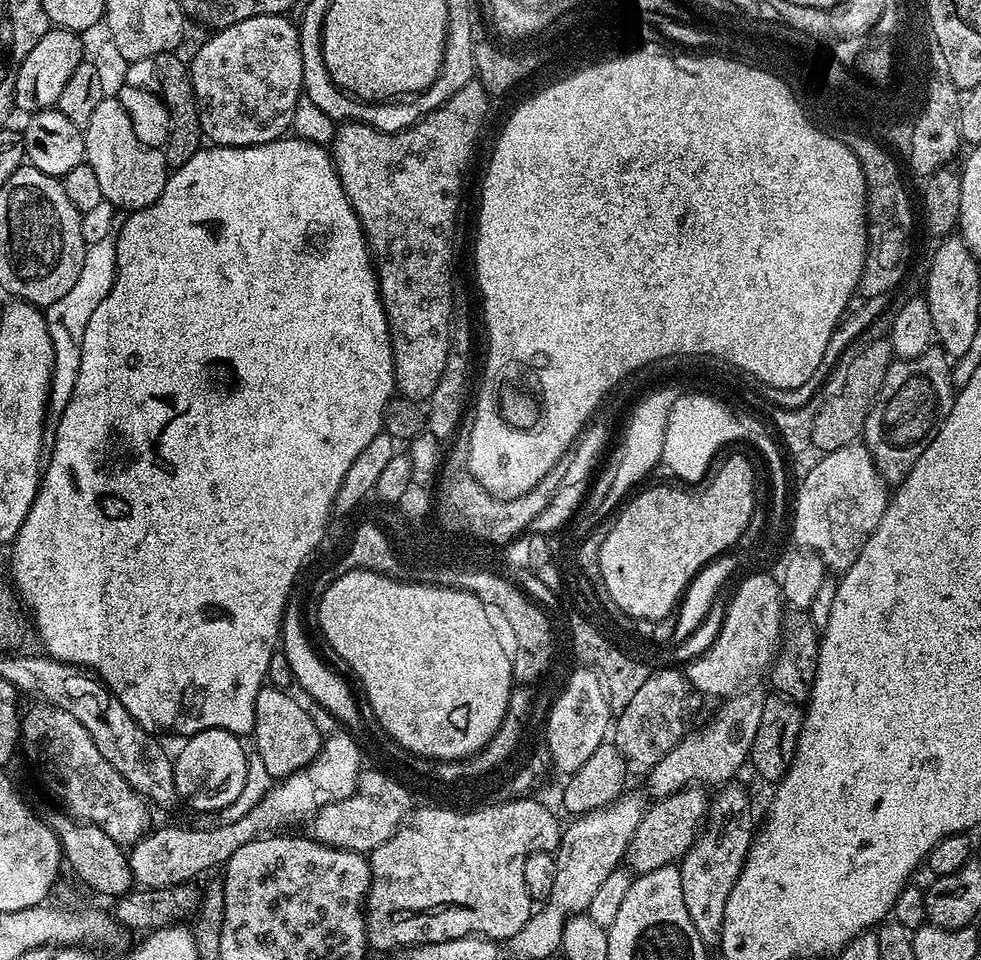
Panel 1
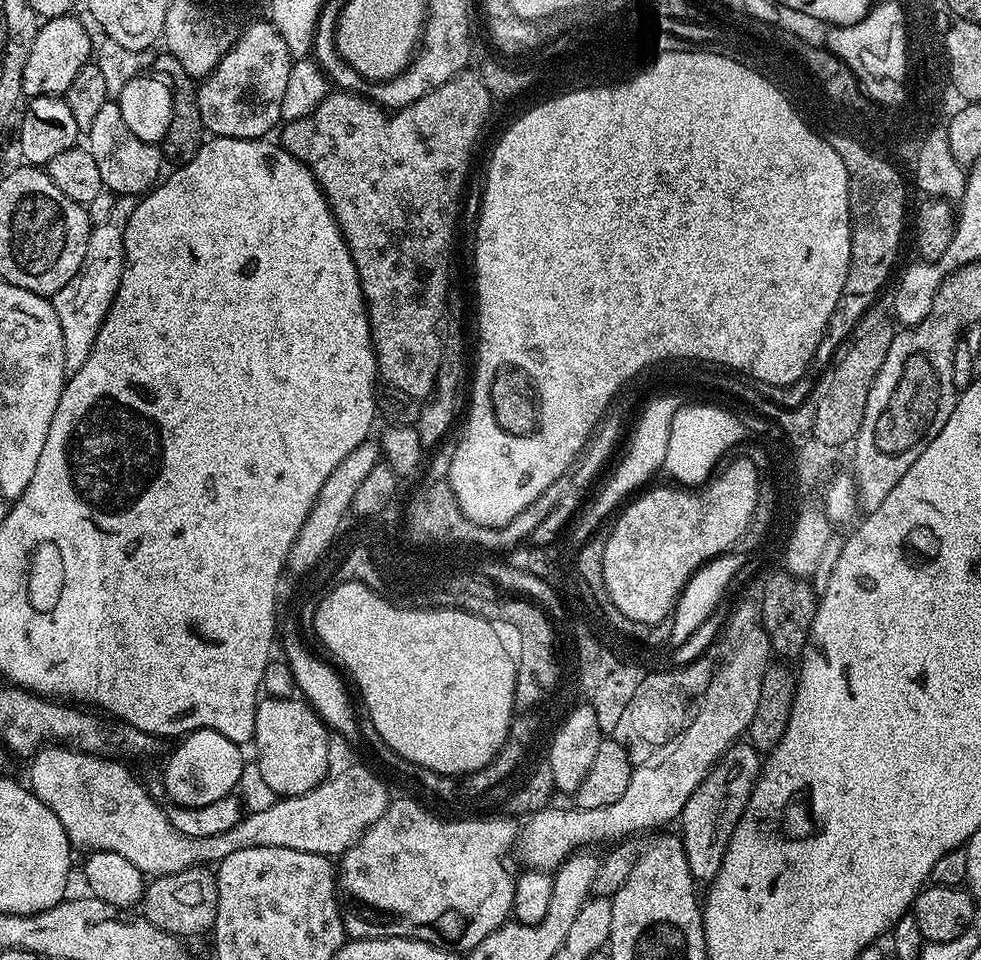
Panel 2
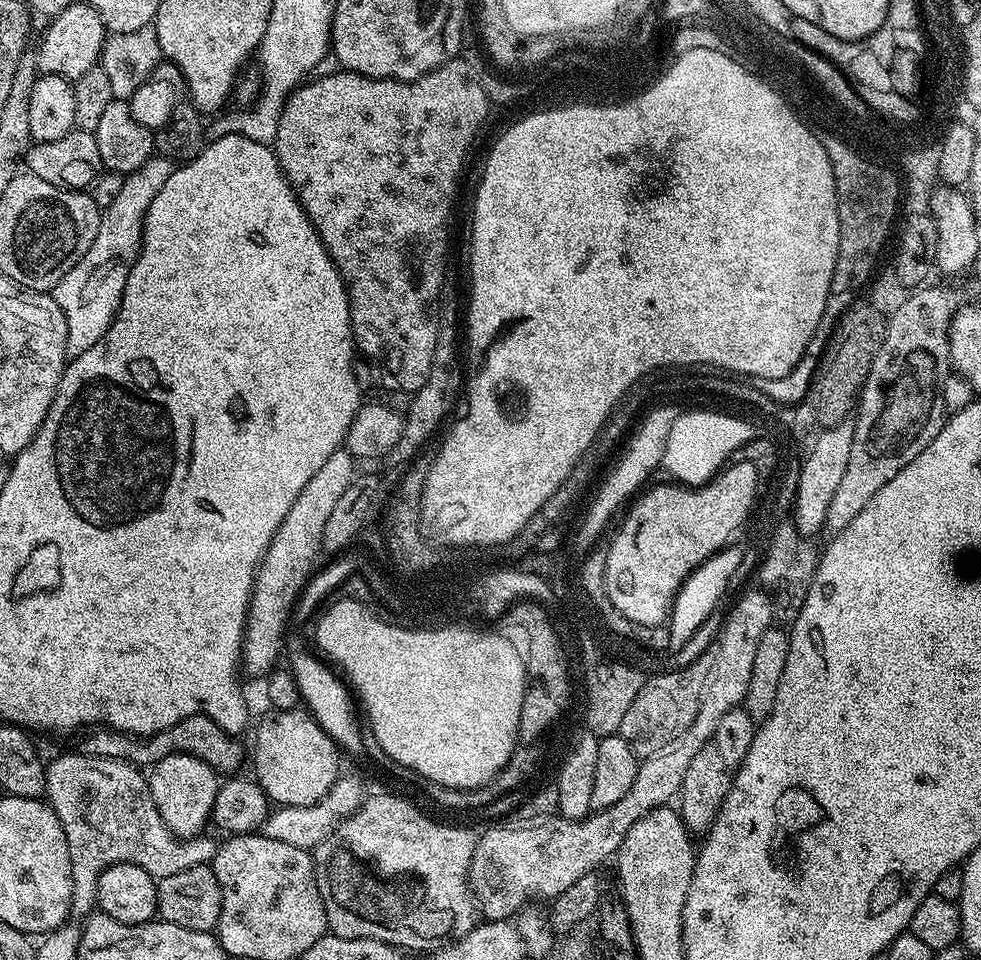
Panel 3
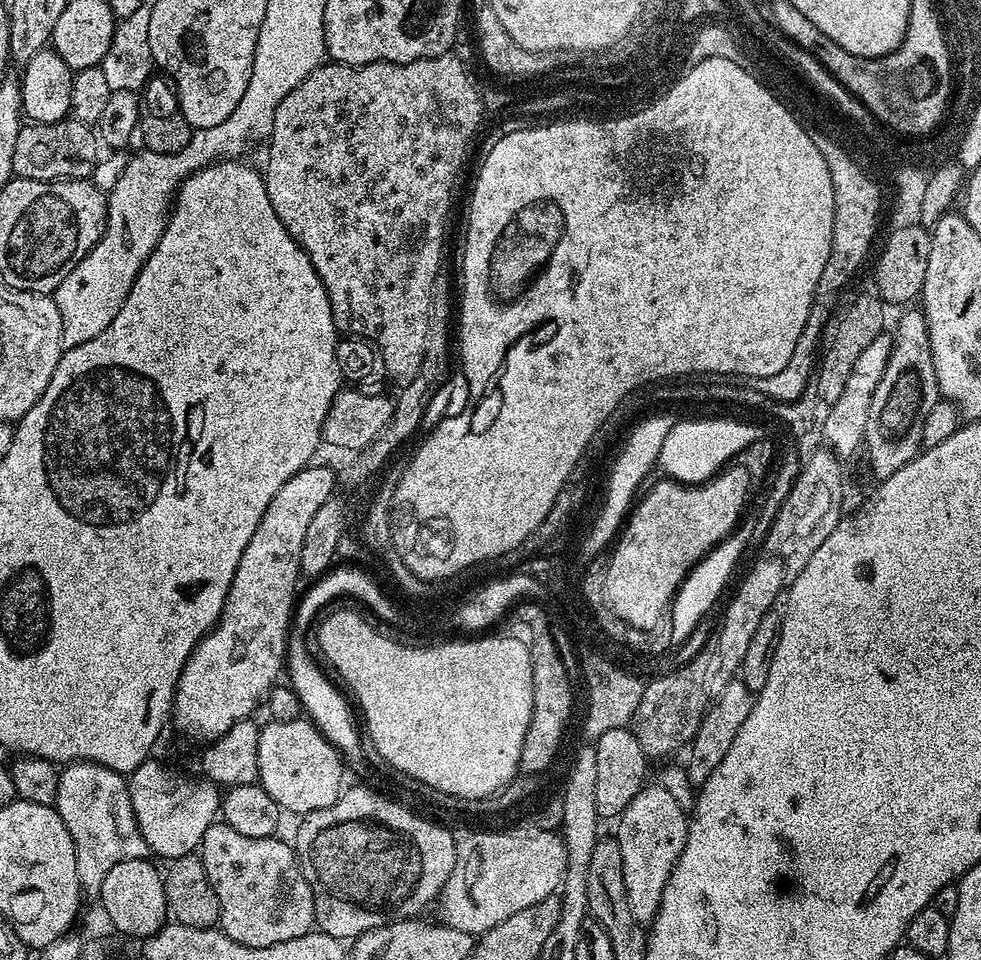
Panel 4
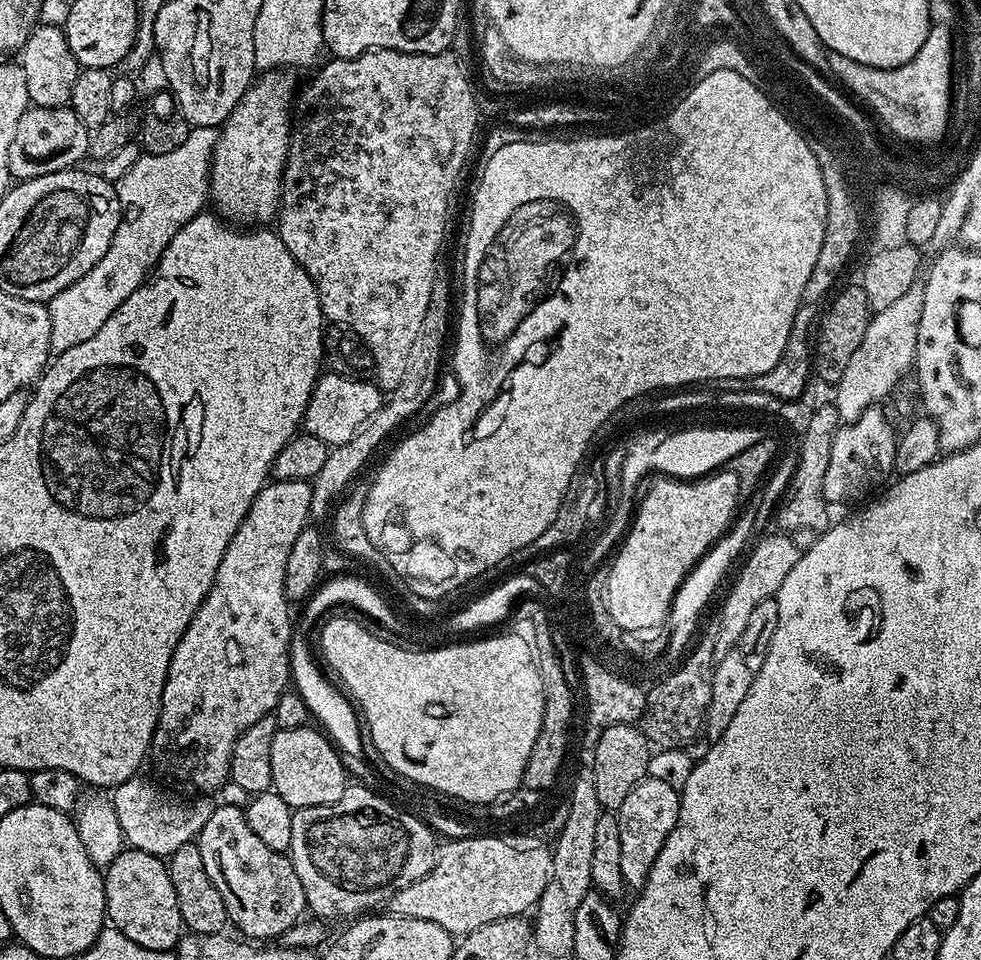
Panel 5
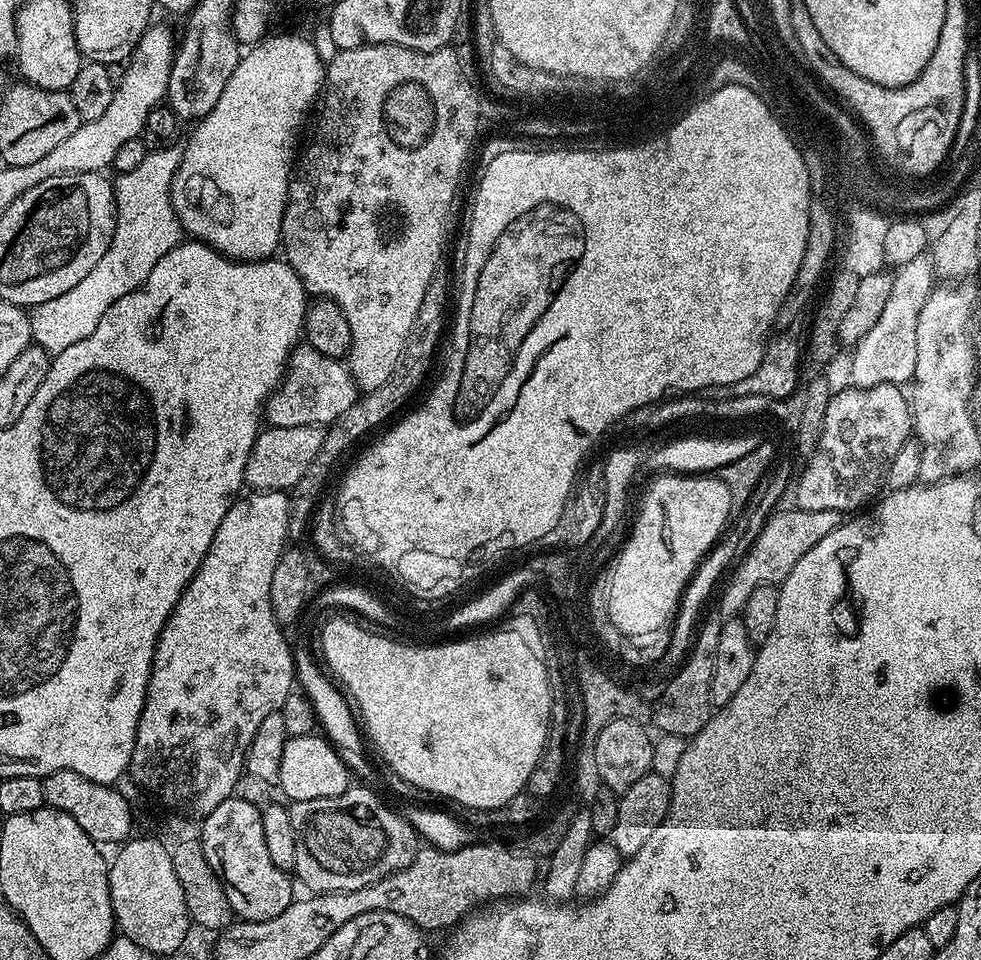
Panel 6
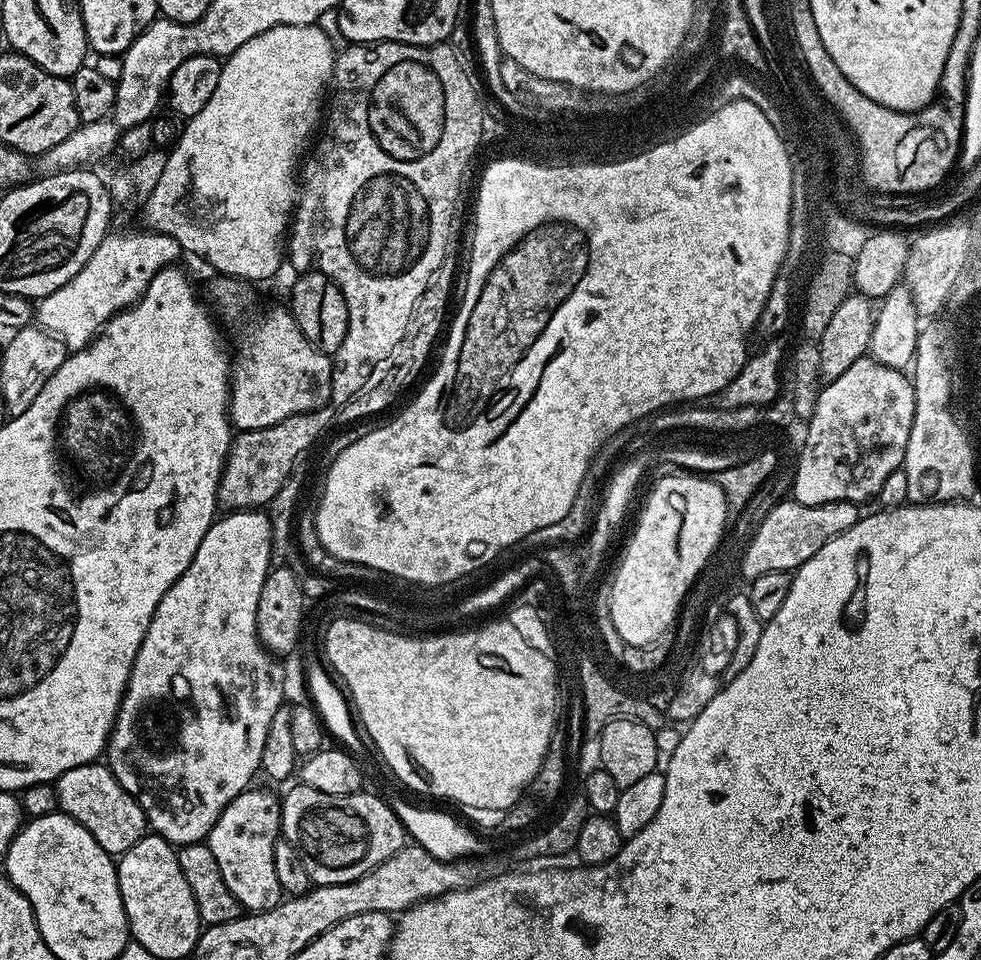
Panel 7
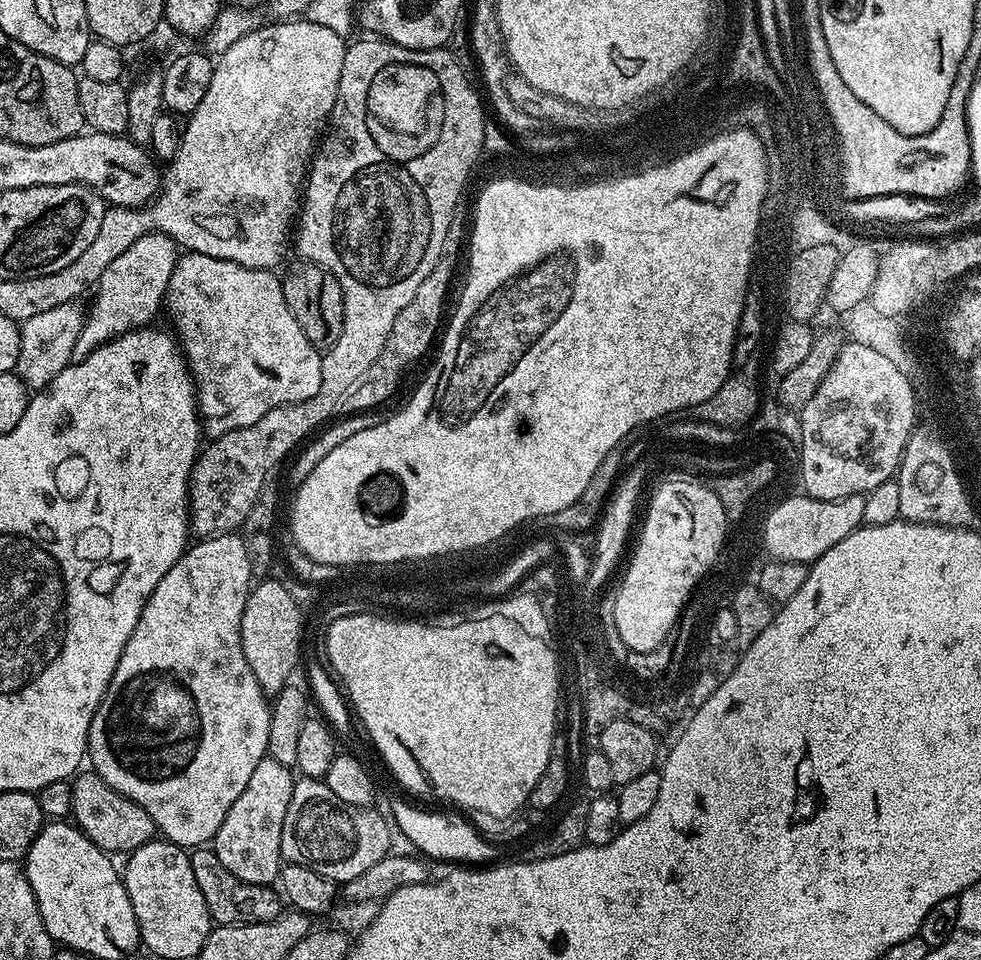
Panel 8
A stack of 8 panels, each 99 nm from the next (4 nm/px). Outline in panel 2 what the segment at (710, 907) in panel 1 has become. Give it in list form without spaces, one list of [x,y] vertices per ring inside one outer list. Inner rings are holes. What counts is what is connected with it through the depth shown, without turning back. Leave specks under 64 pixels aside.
[[[737,742],[721,754],[720,761],[713,764],[698,790],[690,794],[690,802],[686,802],[678,821],[678,835],[684,844],[693,881],[711,882],[719,872],[728,843],[732,841],[742,814],[748,809],[748,799],[761,767],[761,753],[751,743]]]

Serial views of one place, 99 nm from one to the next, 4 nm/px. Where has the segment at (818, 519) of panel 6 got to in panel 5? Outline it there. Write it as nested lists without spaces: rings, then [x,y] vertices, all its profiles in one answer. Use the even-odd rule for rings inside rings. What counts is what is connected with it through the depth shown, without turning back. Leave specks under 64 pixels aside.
[[[761,535],[752,545],[751,551],[743,557],[739,565],[740,573],[732,584],[732,593],[725,598],[724,605],[720,608],[720,625],[715,625],[714,628],[717,657],[724,656],[739,645],[742,630],[746,630],[746,626],[750,623],[750,614],[758,607],[758,602],[773,599],[782,582],[786,582],[786,574],[794,570],[794,562],[798,562],[802,548],[792,541],[795,539],[791,535],[768,535]]]

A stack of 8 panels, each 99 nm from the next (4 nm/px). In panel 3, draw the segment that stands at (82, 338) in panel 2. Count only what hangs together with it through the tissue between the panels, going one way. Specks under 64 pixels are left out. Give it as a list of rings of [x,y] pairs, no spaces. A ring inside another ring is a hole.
[[[156,154],[138,170],[127,173],[123,177],[122,190],[114,202],[103,209],[98,234],[94,234],[90,250],[82,254],[70,274],[57,282],[54,295],[66,318],[66,350],[69,357],[90,350],[90,346],[94,346],[94,342],[98,342],[111,326],[126,290],[126,278],[130,278],[130,270],[140,253],[146,210],[154,194],[158,194],[166,178],[170,178],[173,167],[173,161]]]

